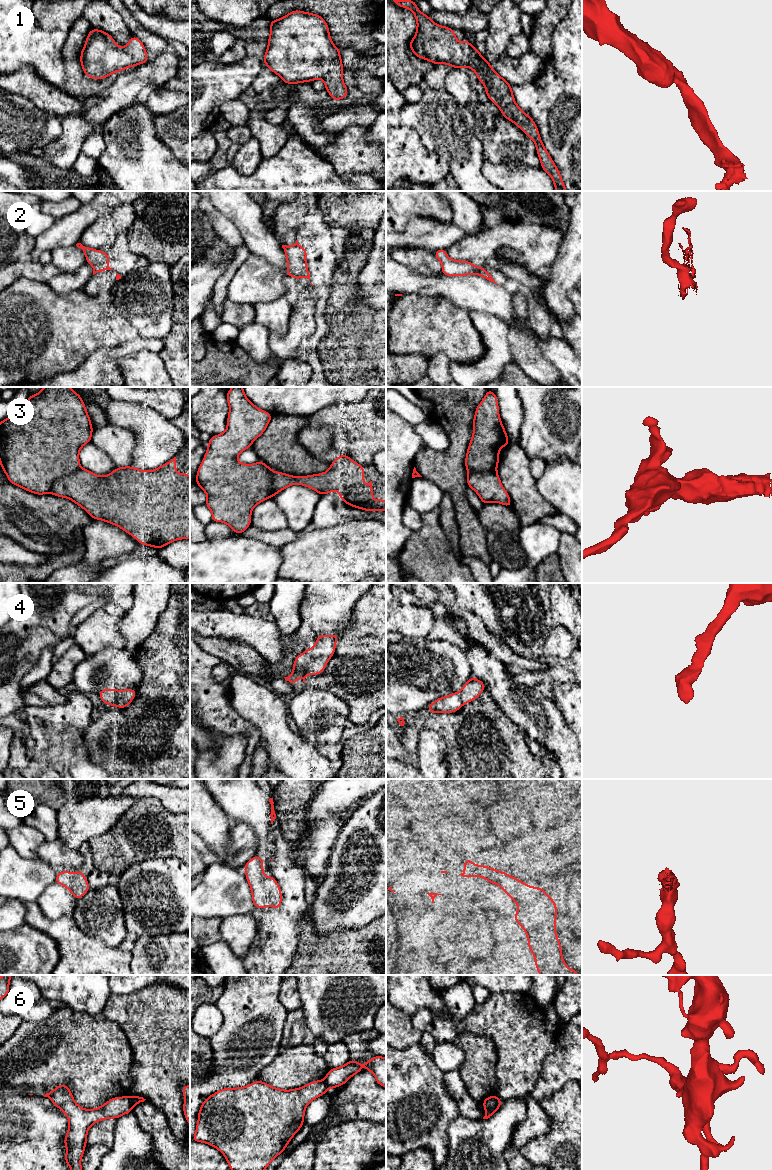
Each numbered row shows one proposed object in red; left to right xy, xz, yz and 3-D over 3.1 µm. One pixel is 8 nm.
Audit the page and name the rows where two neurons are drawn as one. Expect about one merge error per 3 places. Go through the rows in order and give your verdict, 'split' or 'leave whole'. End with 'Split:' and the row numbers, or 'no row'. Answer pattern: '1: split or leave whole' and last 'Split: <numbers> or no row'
1: leave whole
2: leave whole
3: split
4: leave whole
5: leave whole
6: split
Split: 3, 6

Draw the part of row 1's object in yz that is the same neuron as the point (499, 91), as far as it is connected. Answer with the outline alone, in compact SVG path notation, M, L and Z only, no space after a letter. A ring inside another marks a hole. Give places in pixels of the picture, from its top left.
M392 0L395 5L410 9L417 21L416 34L409 42L409 48L416 57L428 60L436 65L447 64L453 68L469 67L475 71L479 82L485 85L488 99L496 104L503 116L517 125L536 146L541 168L548 173L556 191L567 191L560 171L542 143L534 120L515 102L512 86L503 79L477 50L465 38L460 43L453 29L437 25L423 14L414 0Z

